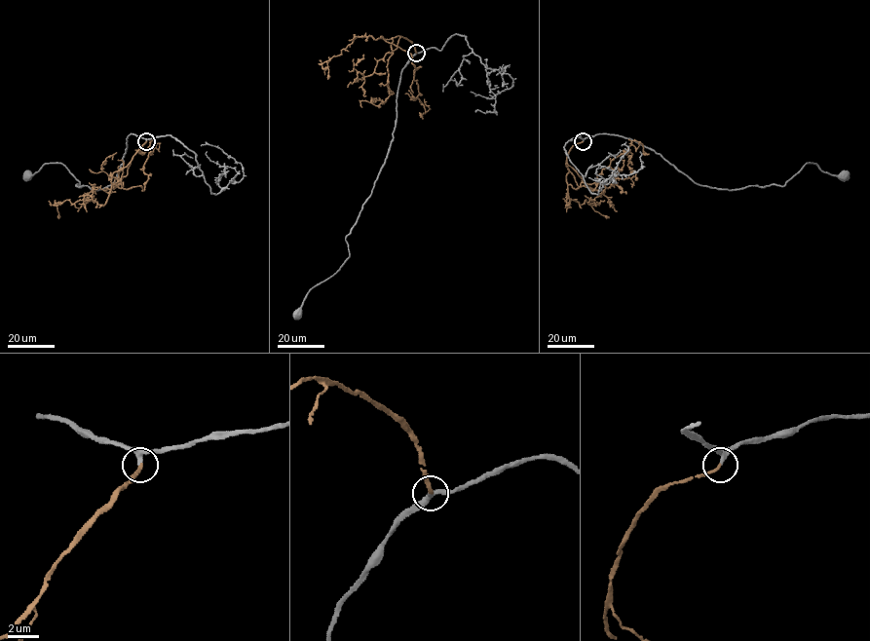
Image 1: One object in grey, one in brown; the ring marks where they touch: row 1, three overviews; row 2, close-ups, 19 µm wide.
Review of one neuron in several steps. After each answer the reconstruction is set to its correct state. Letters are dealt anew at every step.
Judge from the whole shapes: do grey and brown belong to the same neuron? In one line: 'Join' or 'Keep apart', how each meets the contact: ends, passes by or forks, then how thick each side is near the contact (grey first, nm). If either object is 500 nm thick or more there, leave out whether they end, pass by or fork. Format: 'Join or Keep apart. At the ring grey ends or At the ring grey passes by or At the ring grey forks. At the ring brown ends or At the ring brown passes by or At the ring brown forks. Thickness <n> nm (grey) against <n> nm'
Join. At the ring grey passes by. At the ring brown ends. Thickness 240 nm (grey) against 220 nm

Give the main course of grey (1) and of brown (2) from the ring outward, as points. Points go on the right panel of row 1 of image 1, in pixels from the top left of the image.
1: (583, 141), (603, 133), (630, 138), (652, 149), (699, 185), (714, 188), (784, 185), (807, 163), (844, 175)
2: (583, 141), (568, 154), (567, 183), (592, 191), (615, 158), (633, 140), (642, 143), (636, 149), (628, 143)

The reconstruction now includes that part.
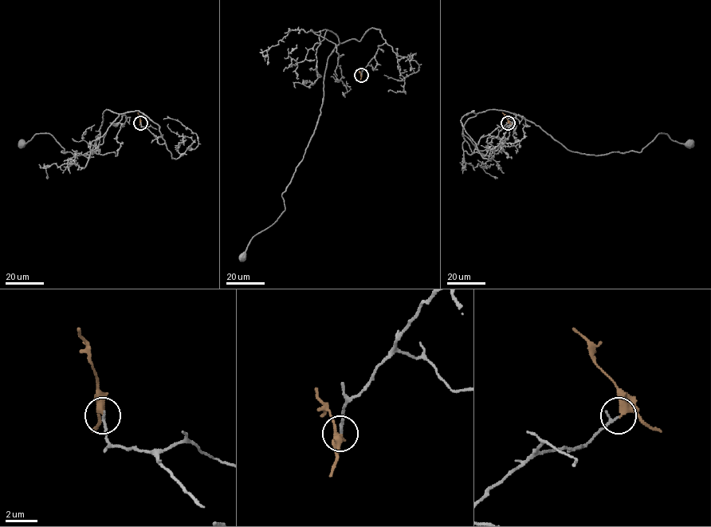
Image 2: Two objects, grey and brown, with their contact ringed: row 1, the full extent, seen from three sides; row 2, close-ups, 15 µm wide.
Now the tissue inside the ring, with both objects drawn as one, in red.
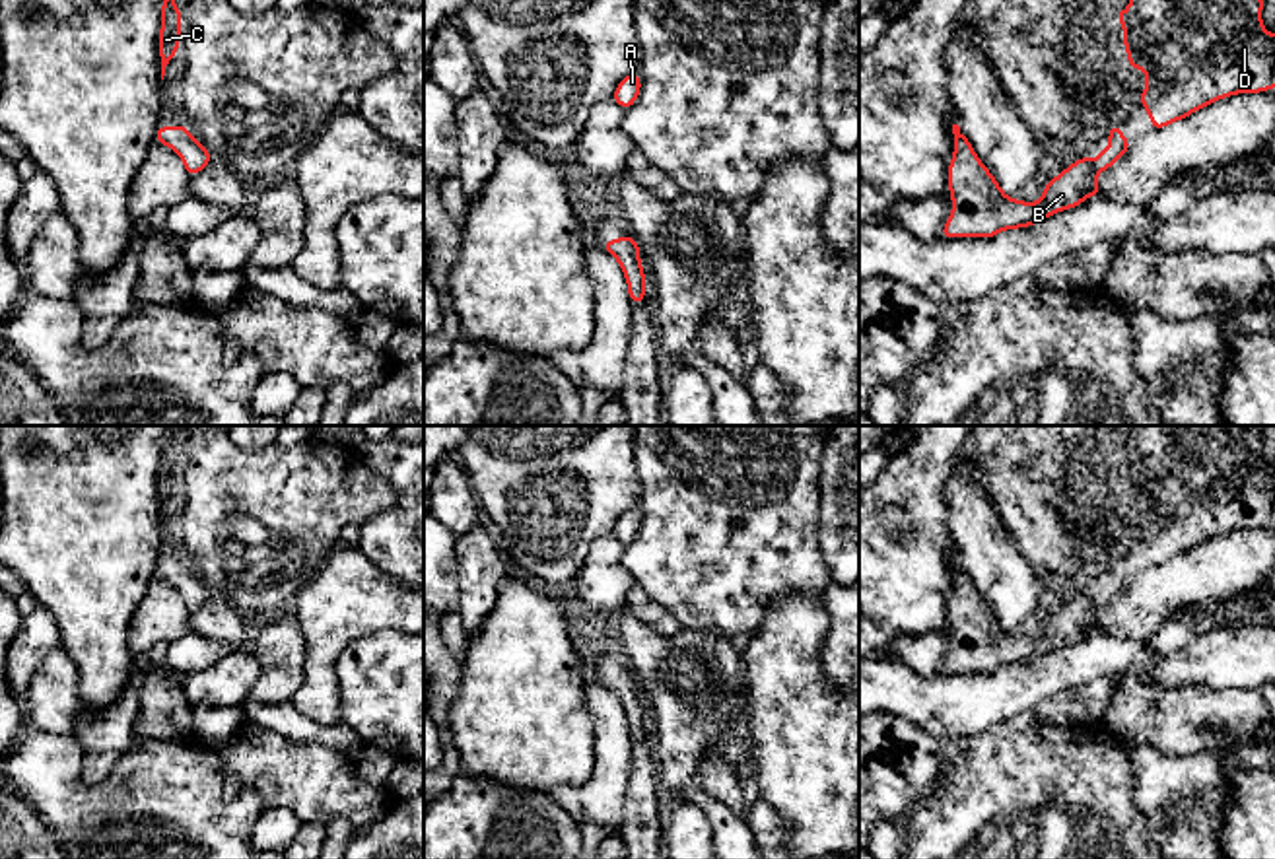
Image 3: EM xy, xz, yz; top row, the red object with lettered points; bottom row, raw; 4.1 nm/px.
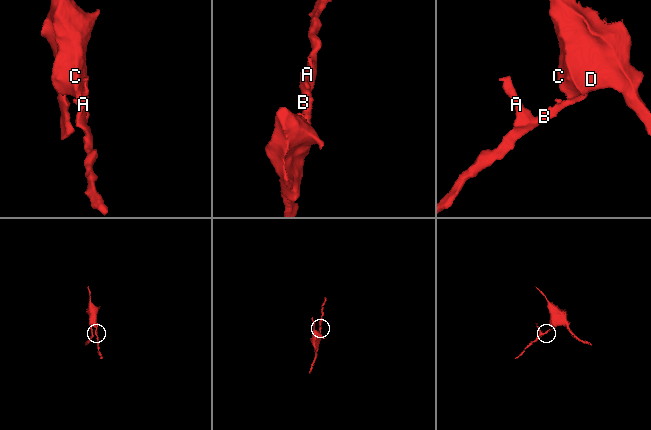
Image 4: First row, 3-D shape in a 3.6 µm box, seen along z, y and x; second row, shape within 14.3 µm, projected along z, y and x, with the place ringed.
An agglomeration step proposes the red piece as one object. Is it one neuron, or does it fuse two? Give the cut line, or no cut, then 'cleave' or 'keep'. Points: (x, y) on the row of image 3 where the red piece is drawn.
no cut; keep

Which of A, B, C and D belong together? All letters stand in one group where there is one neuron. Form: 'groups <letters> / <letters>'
groups A B C D

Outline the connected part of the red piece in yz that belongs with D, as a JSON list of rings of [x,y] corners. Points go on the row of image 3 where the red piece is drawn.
[[[1129,0],[1129,8],[1116,12],[1123,25],[1127,66],[1147,76],[1139,105],[1149,111],[1149,122],[1160,130],[1191,113],[1236,93],[1275,89],[1275,33],[1261,23],[1263,0]]]

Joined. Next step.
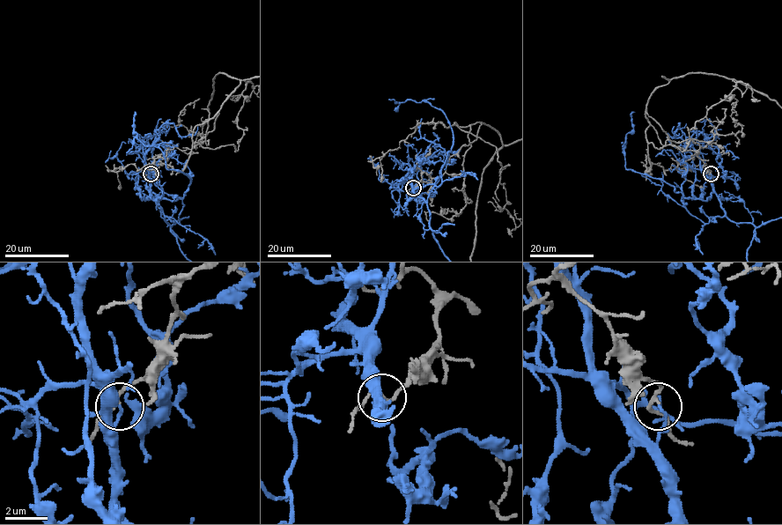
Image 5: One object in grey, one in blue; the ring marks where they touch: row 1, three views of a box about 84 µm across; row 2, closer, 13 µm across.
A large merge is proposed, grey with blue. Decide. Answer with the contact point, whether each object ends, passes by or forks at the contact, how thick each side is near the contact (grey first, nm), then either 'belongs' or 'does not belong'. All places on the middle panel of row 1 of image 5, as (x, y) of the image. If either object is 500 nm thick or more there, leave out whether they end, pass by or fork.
at (413, 188); grey passes by; blue ends there; 160 nm thick on the grey side, 130 nm on the other; does not belong

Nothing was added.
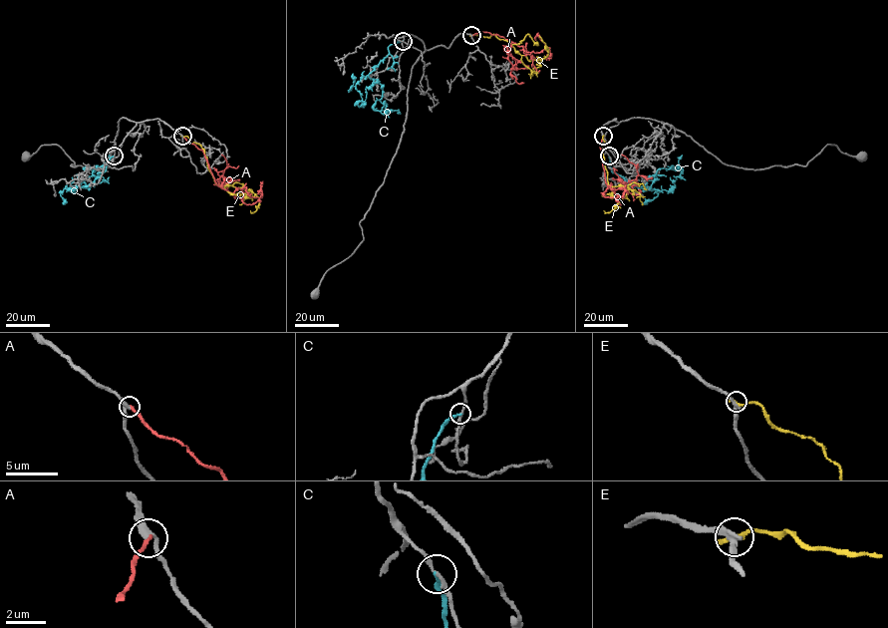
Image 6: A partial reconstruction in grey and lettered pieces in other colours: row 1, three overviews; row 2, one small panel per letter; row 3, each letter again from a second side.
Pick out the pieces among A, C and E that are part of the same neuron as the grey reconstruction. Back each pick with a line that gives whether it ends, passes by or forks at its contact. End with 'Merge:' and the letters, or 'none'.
Merge: none

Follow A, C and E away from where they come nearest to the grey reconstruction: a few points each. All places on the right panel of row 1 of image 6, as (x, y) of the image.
A: (603, 137), (600, 144), (605, 183), (620, 198), (621, 204), (614, 197), (604, 195), (608, 186)
C: (609, 156), (612, 172), (641, 187), (659, 168), (679, 168), (682, 171), (678, 166), (682, 155)
E: (603, 136), (608, 183), (611, 186), (629, 187), (616, 207), (610, 211), (604, 210)

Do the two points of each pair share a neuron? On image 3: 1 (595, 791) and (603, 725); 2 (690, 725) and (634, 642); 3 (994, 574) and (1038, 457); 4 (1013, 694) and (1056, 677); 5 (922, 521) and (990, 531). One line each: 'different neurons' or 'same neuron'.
1: same neuron
2: same neuron
3: different neurons
4: same neuron
5: different neurons

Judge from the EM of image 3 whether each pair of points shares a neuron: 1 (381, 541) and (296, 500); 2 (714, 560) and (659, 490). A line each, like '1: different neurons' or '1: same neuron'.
1: different neurons
2: same neuron

